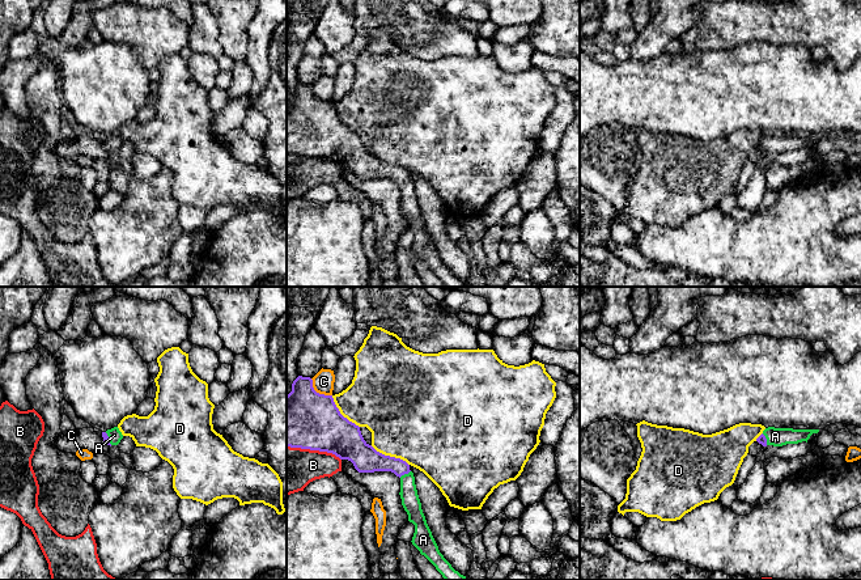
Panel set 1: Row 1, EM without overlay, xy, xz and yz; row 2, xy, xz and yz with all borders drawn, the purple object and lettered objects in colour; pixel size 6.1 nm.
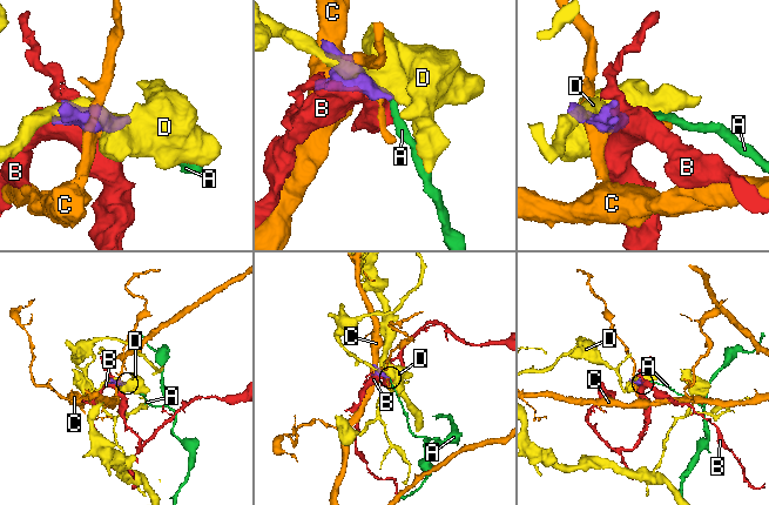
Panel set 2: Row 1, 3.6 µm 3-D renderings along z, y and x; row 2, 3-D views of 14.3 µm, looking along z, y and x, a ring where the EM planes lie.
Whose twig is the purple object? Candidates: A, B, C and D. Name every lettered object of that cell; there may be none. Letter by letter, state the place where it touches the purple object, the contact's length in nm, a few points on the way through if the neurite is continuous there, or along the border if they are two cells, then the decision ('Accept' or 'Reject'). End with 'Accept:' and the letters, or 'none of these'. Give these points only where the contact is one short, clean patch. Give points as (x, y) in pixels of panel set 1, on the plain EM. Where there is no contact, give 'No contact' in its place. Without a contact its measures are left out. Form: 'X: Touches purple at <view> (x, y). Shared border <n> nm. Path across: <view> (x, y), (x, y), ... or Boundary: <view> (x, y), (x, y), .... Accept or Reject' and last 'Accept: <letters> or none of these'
A: Touches purple at xz (404, 180). Shared border 80 nm. Path across: xz (367, 166), (397, 172), (404, 180), (411, 210). Accept
B: Touches purple at xz (314, 156). Shared border 340 nm. Reject
C: Touches purple at xz (318, 100). Shared border 170 nm. Reject
D: Touches purple at xz (389, 163). Shared border 260 nm. Reject
Accept: A

